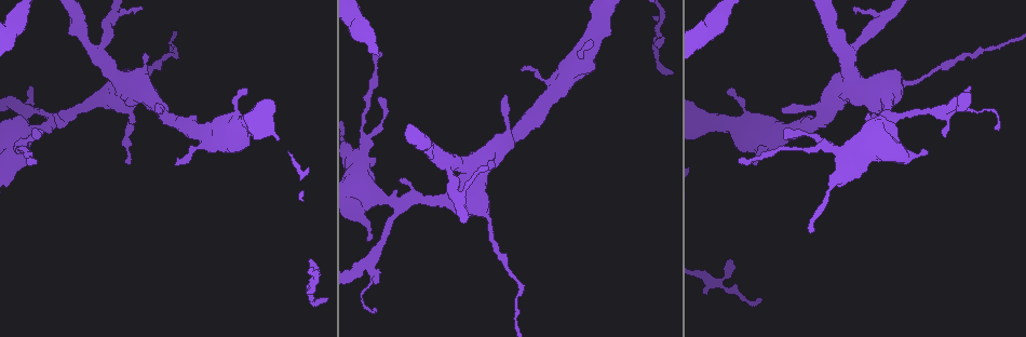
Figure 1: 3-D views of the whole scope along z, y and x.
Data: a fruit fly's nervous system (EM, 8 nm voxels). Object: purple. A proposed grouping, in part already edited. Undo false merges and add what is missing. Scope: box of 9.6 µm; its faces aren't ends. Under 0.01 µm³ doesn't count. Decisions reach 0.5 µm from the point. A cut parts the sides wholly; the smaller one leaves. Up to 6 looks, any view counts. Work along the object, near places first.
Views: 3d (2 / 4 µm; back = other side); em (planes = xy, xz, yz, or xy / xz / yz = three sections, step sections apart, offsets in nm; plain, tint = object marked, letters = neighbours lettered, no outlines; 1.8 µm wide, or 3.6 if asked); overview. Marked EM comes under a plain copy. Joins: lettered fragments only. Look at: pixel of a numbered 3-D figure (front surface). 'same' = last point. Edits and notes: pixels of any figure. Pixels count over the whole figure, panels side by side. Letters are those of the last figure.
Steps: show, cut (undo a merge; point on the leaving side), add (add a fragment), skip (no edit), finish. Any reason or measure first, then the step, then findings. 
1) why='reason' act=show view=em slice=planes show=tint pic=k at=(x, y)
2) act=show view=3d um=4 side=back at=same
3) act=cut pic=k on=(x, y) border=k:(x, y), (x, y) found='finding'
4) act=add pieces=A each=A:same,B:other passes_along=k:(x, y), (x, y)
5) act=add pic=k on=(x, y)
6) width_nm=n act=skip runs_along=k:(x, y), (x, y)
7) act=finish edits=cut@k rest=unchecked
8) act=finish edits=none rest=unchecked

why='thin neck' act=show view=em slice=planes show=tint pic=1 at=(444, 162)

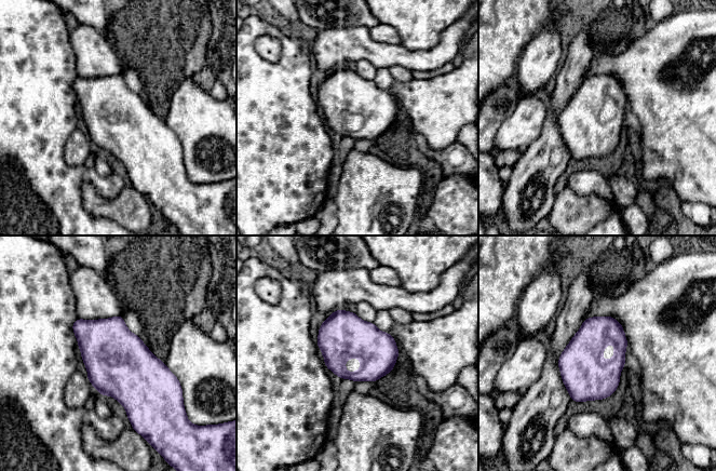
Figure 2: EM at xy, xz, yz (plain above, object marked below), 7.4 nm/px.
act=show view=em slice=planes show=letters at=same

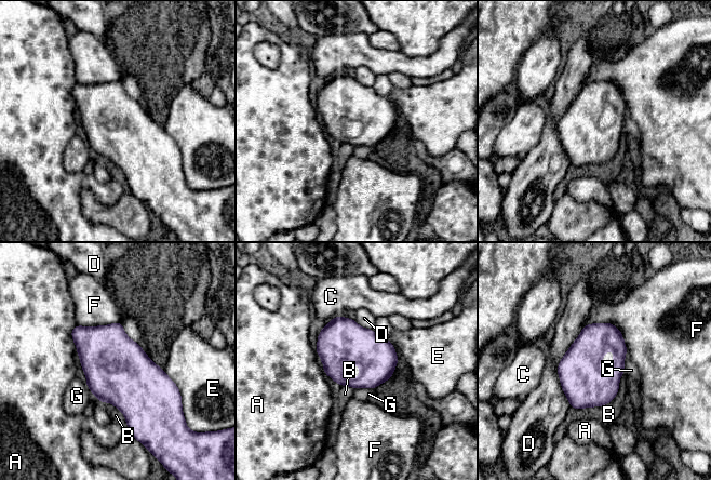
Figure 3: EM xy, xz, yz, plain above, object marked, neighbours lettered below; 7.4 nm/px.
act=skip each=A:other,B:other,C:other,D:other,E:other,F:other,G:other border=3:(624, 371), (607, 403), (571, 408) found='one neuron here'

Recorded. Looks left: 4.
why='sudden change in width' act=show view=3d um=4 pic=1 at=(128, 107)

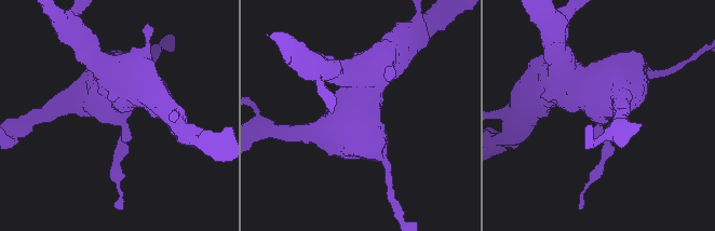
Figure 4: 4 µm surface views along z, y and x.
act=show view=em slice=planes show=letters pic=4 at=(604, 108)

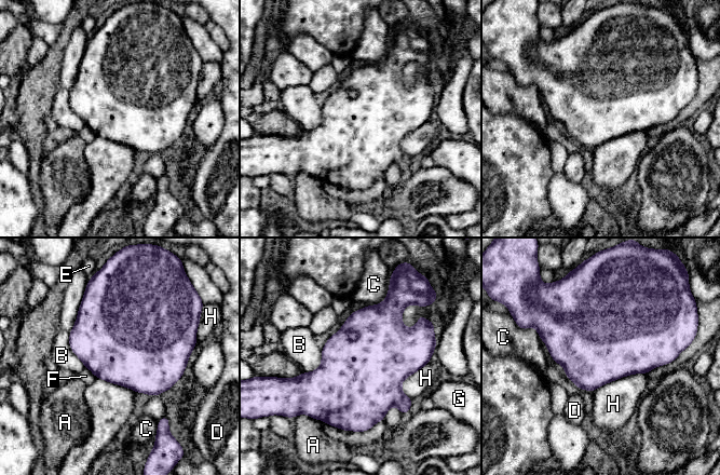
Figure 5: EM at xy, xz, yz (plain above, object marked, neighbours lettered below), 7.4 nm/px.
longest_contact=B:550nm act=skip each=A:other,B:other,C:other,D:other,E:other,F:other,G:other,H:other border=5:(646, 372), (625, 375), (592, 392) found='one neuron here'

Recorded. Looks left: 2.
why='branch point' act=show view=em slice=planes show=letters pic=1 at=(946, 107)

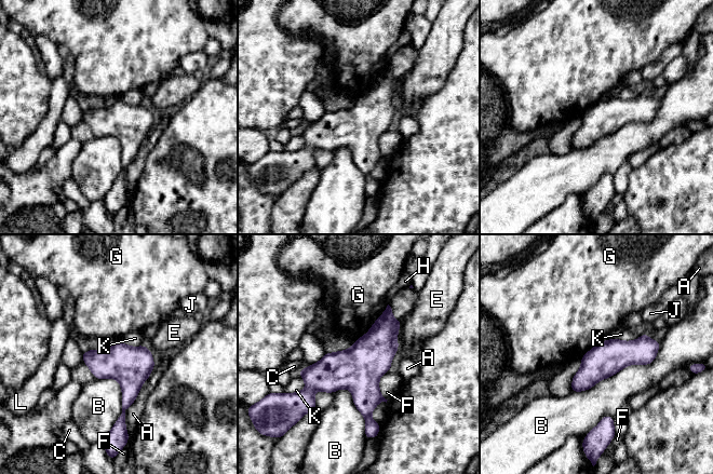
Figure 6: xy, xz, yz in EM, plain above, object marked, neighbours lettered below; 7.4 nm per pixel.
act=skip each=A:other,B:other,C:other,E:other,F:other,G:other,H:other,J:other,K:other,L:other runs_along=6:(388, 310), (385, 329), (309, 396) found='continuous, no second neuron'

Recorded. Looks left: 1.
act=finish edits=none rest=unchecked

